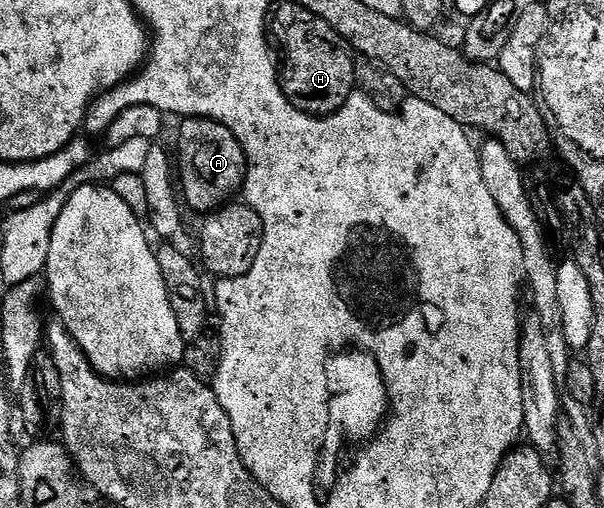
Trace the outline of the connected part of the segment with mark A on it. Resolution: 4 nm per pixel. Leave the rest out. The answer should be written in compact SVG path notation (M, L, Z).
M190 116L183 121L184 144L180 148L180 160L178 156L178 184L182 189L182 200L199 214L211 214L218 208L223 208L225 204L233 199L232 196L241 191L244 186L246 175L246 161L244 158L244 148L238 142L236 135L228 129L222 122L213 120L210 116Z

